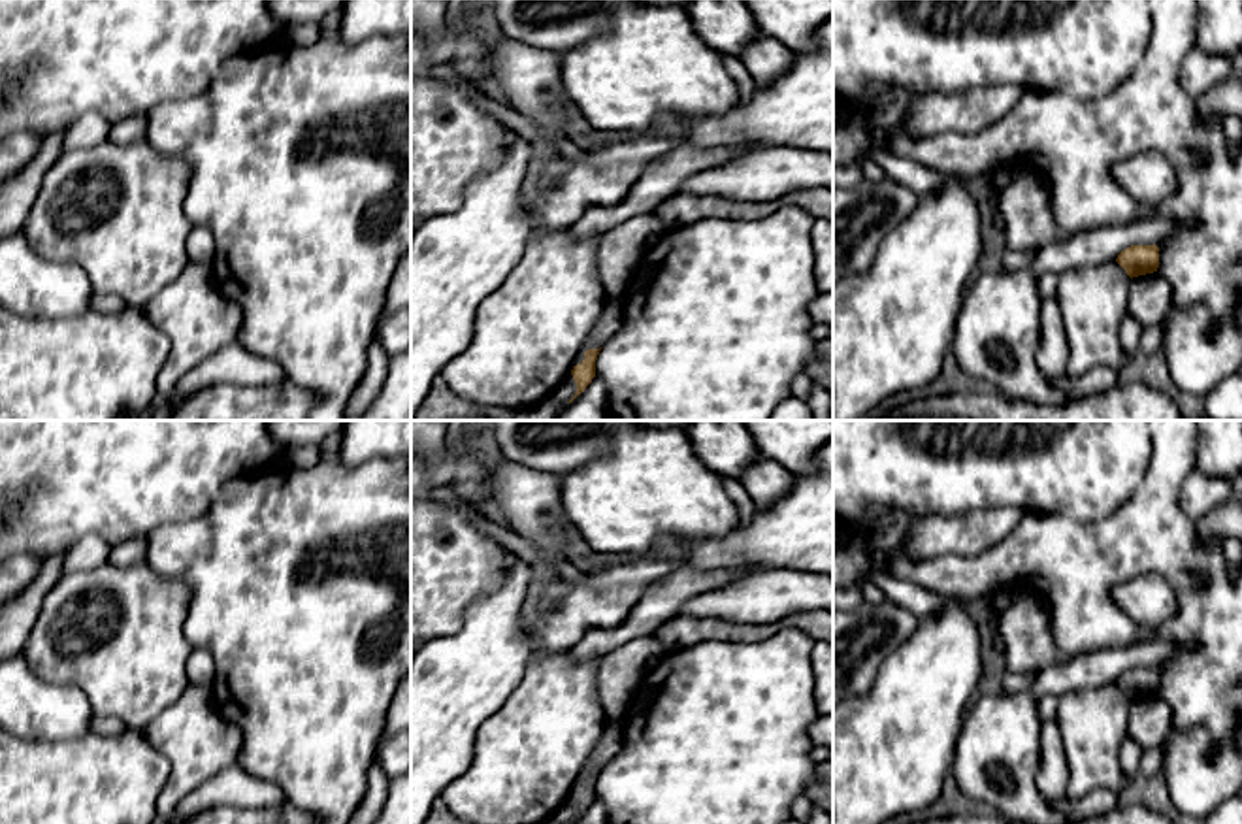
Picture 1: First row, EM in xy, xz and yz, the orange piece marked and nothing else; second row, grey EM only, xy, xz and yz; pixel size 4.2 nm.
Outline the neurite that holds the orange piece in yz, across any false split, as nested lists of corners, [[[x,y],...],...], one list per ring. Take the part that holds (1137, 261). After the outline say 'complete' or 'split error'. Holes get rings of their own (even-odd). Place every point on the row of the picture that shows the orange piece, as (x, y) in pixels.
[[[1131,245],[1123,249],[1116,262],[1133,279],[1138,275],[1153,273],[1159,268],[1159,247],[1153,245]]]; complete

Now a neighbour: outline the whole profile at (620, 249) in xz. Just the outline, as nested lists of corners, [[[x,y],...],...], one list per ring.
[[[654,213],[635,215],[599,236],[596,268],[609,296],[624,296],[648,247],[667,230]]]

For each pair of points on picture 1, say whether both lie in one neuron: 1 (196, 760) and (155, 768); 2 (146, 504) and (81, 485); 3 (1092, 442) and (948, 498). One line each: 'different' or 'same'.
1: different
2: same
3: same

